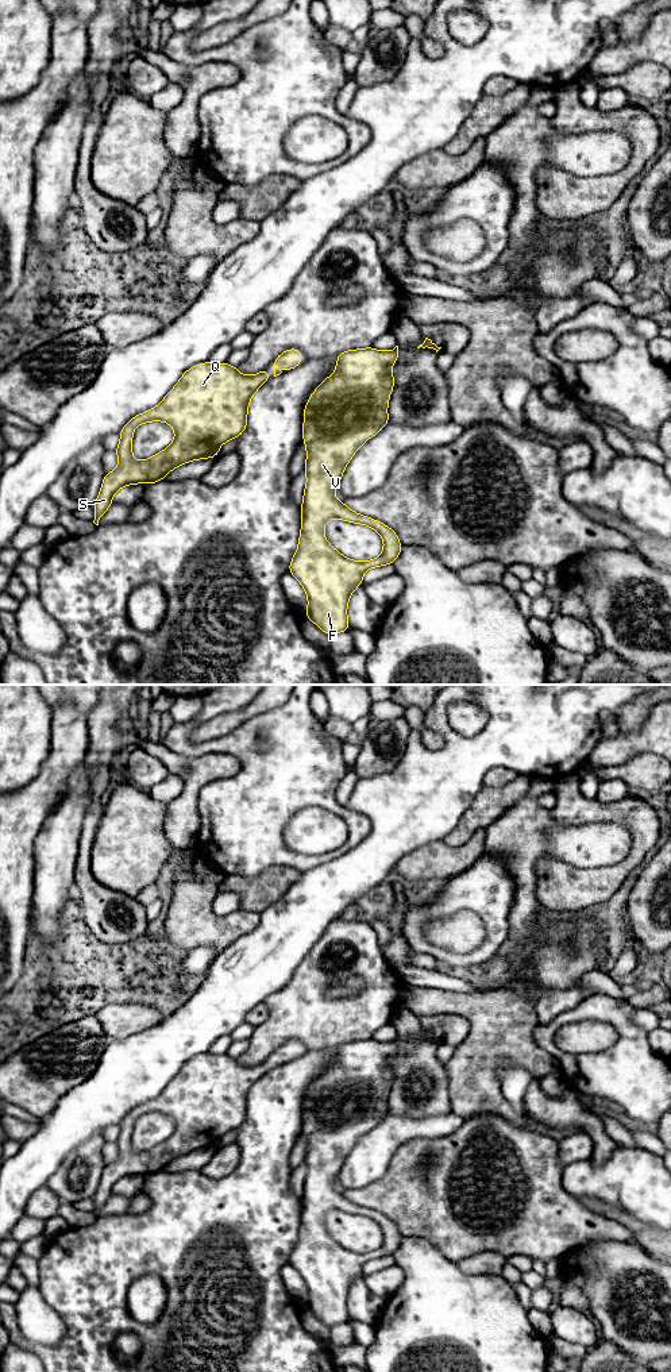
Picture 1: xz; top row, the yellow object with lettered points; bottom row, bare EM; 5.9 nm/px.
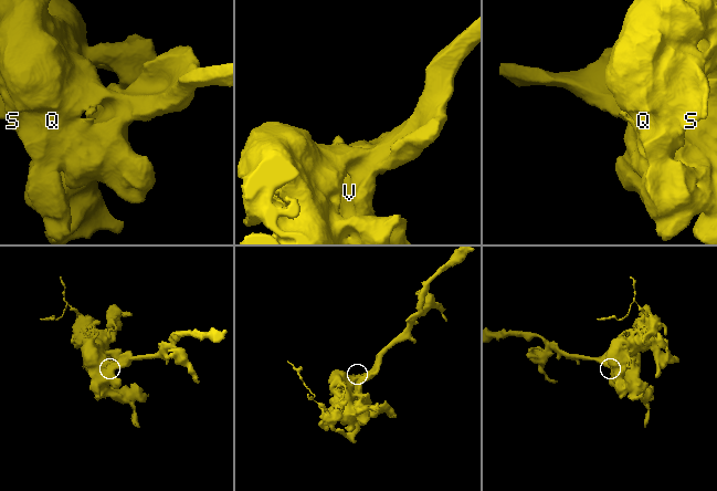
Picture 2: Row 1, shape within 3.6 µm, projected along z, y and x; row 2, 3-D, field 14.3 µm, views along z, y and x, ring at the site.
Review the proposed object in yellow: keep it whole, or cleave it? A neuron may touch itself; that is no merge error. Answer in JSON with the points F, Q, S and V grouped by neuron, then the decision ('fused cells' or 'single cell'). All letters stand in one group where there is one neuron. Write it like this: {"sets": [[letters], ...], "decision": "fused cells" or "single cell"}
{"sets": [["F", "Q", "S", "V"]], "decision": "single cell"}

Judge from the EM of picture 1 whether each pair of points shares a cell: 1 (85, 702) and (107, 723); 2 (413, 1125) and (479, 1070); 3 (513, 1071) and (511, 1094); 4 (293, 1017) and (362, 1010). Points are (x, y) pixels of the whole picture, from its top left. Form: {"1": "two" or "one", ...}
{"1": "two", "2": "two", "3": "one", "4": "one"}

